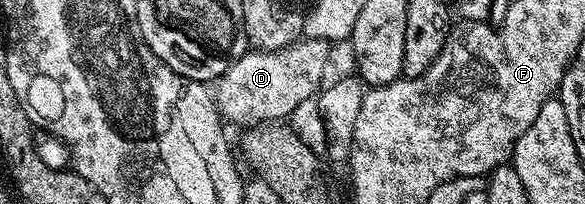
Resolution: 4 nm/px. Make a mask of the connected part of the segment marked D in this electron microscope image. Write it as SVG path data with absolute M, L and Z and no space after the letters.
M302 37L288 47L278 48L276 51L247 50L246 54L214 83L212 92L219 116L227 124L242 125L241 128L244 129L289 118L302 101L313 98L319 92L330 48L331 44L326 40Z

